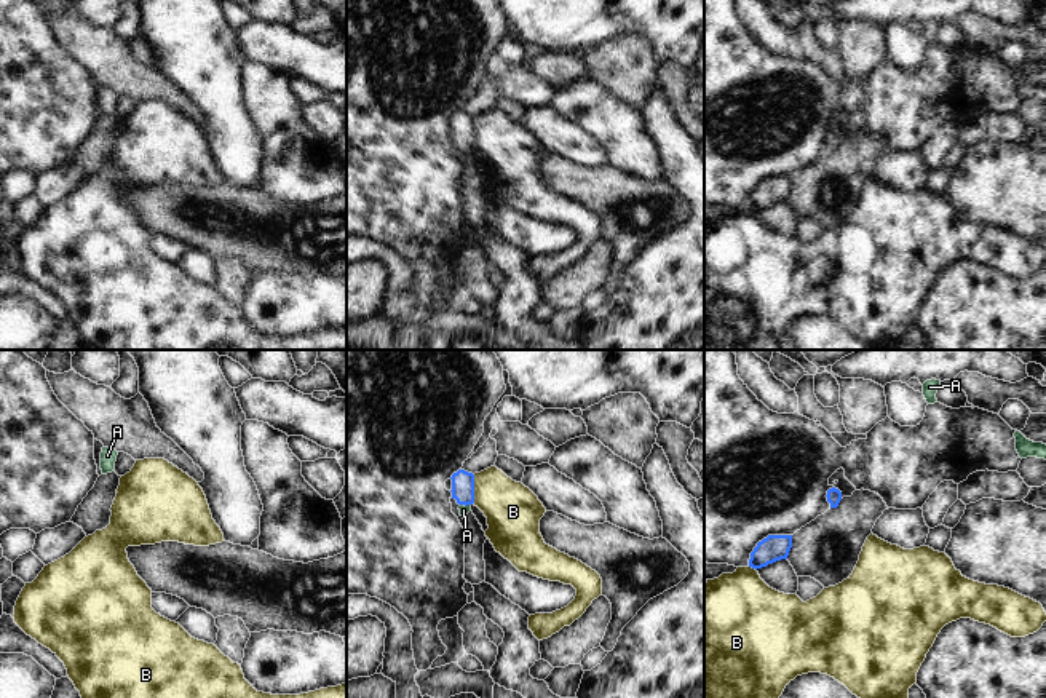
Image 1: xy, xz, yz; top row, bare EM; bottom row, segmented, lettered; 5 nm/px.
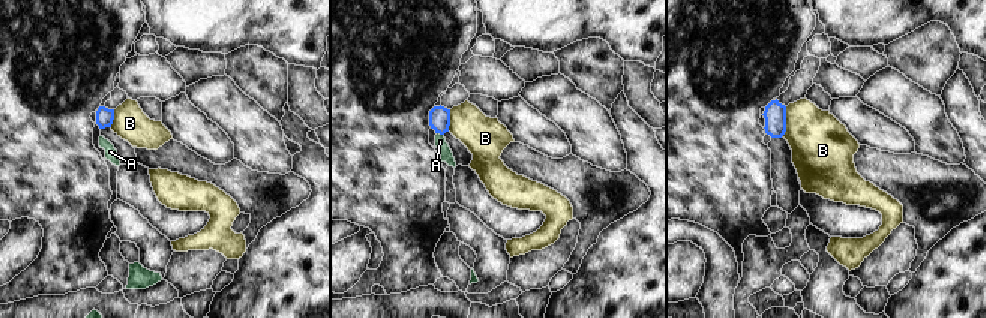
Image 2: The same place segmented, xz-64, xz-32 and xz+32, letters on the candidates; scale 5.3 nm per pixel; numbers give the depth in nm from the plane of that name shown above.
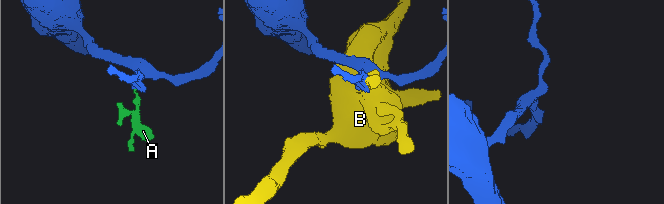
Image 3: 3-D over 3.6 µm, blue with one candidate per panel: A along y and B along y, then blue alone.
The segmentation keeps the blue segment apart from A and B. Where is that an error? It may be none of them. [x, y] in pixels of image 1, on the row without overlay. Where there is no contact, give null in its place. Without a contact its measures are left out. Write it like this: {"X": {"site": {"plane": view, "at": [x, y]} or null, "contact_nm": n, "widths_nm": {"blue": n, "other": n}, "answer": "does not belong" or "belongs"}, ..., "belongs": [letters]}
{"A": {"site": {"plane": "xz", "at": [465, 147]}, "contact_nm": 60, "widths_nm": {"blue": 110, "other": 50}, "answer": "belongs"}, "B": {"site": {"plane": "xz", "at": [473, 131]}, "contact_nm": 150, "widths_nm": {"blue": 110, "other": 280}, "answer": "does not belong"}, "belongs": ["A"]}

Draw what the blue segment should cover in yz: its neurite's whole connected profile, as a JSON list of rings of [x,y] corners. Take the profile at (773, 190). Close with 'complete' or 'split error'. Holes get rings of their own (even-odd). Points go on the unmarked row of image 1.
[[[768,177],[751,195],[749,209],[762,211],[781,201],[787,201],[792,190],[792,177]]] | complete

